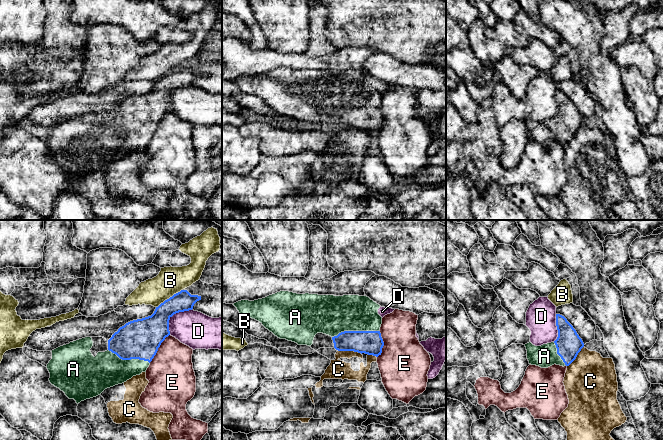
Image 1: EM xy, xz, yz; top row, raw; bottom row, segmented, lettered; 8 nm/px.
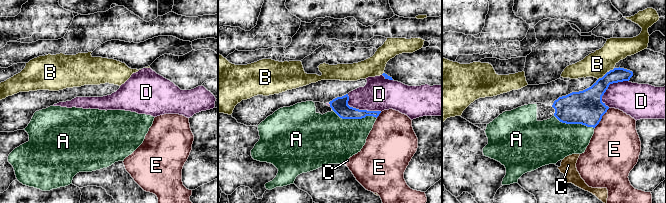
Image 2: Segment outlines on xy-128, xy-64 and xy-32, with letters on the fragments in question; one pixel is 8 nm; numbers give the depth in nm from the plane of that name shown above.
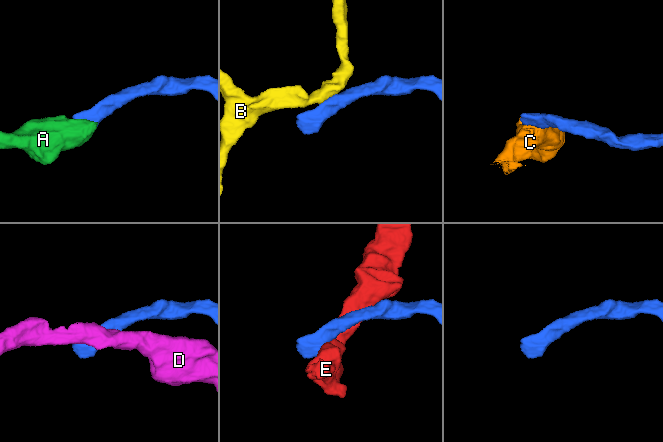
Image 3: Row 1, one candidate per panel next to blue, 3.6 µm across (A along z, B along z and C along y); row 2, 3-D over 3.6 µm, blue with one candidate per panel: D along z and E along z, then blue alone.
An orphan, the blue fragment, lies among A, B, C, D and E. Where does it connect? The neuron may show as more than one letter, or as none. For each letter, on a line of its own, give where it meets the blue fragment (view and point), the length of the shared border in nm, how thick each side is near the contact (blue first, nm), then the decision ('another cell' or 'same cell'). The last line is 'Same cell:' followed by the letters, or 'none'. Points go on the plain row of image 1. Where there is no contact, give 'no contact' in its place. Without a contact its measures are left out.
A: xz (355, 107) | 380 nm | 190/320 nm | same cell
B: xy (170, 73) | 260 nm | 190/220 nm | another cell
C: xz (350, 126) | 190 nm | 190/150 nm | another cell
D: xy (172, 91) | 280 nm | 260/280 nm | another cell
E: xy (158, 123) | 280 nm | 320/360 nm | another cell
Same cell: A

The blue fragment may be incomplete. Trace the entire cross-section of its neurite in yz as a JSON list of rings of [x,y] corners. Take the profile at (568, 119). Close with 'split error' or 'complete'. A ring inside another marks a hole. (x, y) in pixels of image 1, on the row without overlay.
[[[556,90],[558,113],[554,118],[535,122],[525,120],[529,140],[548,144],[554,140],[569,142],[584,123],[582,115],[567,95]]]; split error

